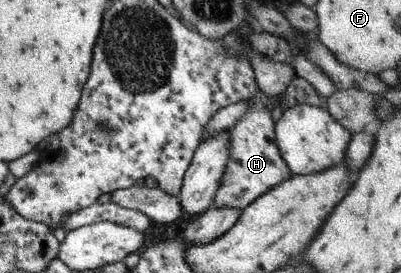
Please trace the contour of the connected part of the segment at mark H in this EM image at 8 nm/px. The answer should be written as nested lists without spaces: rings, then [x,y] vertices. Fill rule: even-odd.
[[[259,90],[248,102],[248,112],[228,130],[231,148],[224,174],[213,198],[214,207],[241,211],[263,192],[289,179],[292,175],[275,143],[275,123],[270,117],[271,99]]]

